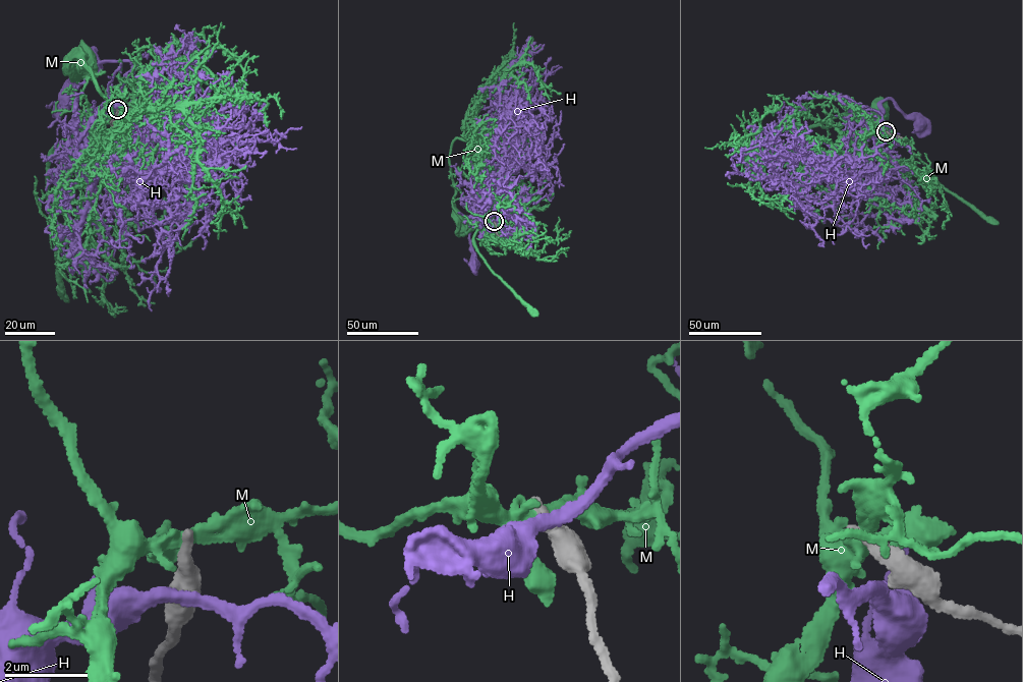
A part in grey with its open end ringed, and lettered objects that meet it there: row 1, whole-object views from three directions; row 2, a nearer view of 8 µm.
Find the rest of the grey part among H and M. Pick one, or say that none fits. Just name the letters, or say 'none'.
none

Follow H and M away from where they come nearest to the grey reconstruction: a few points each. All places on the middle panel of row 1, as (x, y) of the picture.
H: (494, 222), (474, 217), (504, 185), (506, 159), (510, 163), (505, 176), (472, 214), (469, 238), (473, 264)
M: (494, 222), (496, 210), (486, 192), (478, 149), (457, 138), (449, 159), (455, 189), (452, 206), (466, 222)

